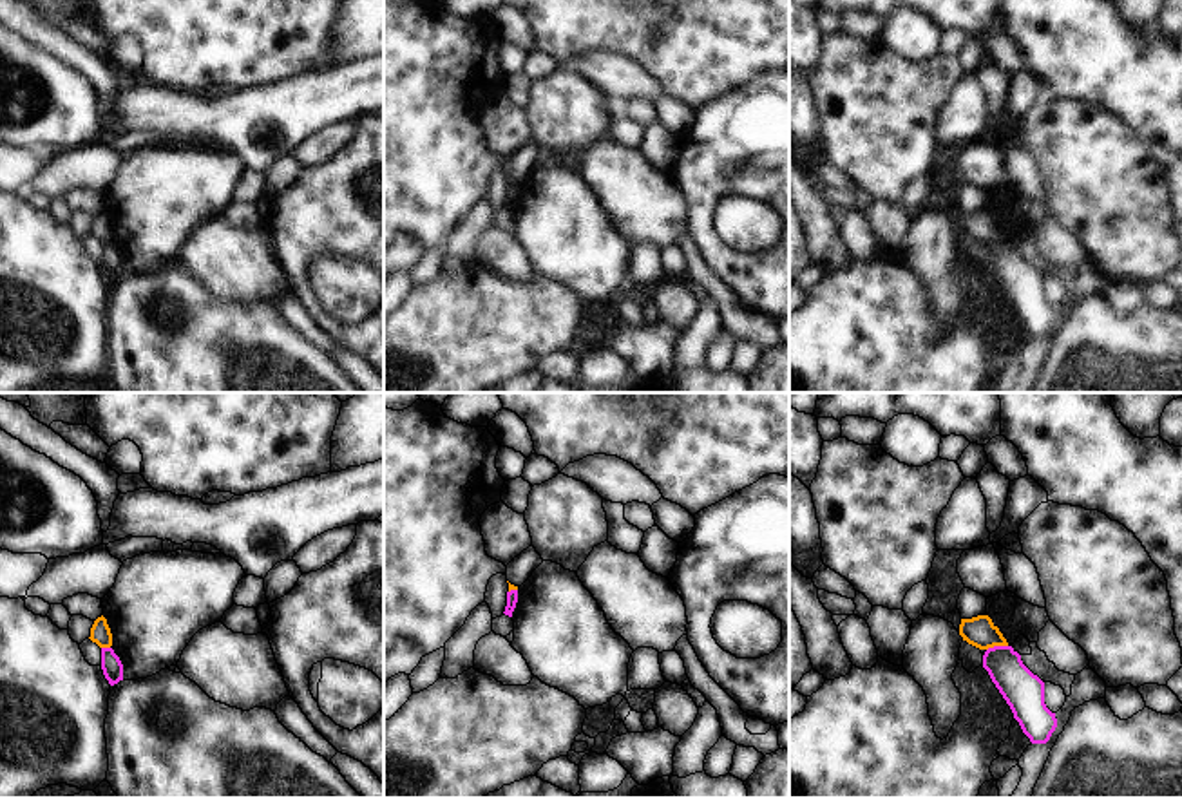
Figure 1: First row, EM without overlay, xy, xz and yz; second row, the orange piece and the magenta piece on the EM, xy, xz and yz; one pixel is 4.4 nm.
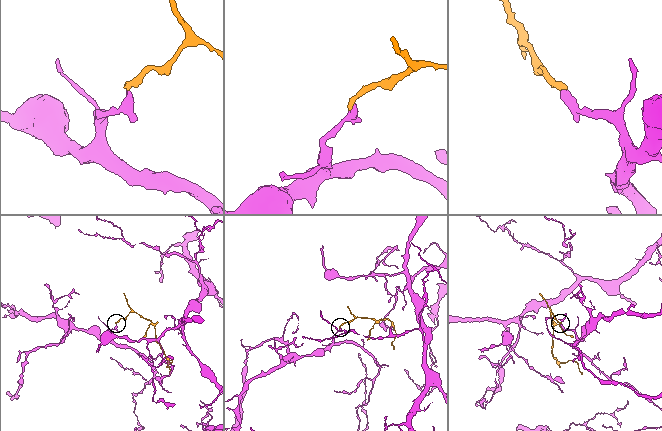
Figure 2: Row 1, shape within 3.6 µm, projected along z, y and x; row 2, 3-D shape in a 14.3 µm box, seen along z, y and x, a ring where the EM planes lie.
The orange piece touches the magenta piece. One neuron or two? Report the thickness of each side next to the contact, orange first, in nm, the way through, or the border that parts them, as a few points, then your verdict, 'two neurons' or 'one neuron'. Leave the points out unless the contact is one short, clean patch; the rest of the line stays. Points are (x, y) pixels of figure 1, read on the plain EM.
140 nm thick on the orange side, 180 nm on the other; border along yz (1007, 239), (996, 239), (987, 245); two neurons

